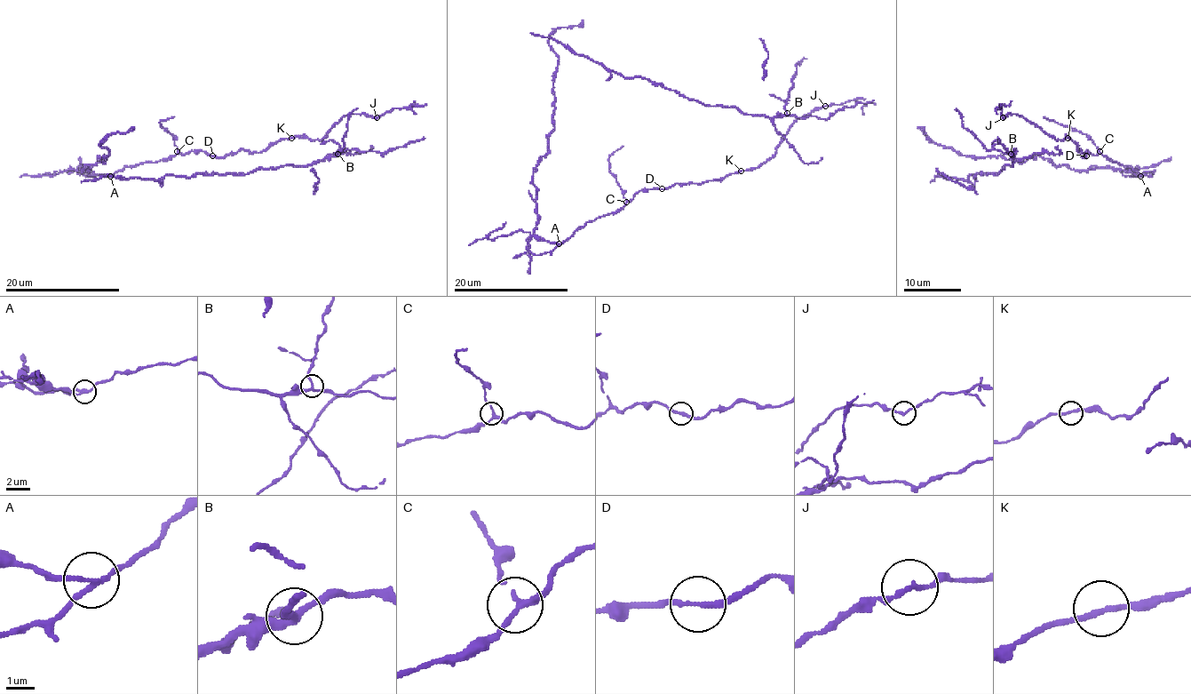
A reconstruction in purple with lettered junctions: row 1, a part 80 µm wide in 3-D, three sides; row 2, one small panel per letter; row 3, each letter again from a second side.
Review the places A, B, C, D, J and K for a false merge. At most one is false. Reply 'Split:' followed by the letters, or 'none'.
Split: A

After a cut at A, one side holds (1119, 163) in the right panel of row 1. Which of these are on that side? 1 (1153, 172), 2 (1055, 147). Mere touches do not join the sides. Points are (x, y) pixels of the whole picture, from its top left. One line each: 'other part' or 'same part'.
1: same part
2: same part

